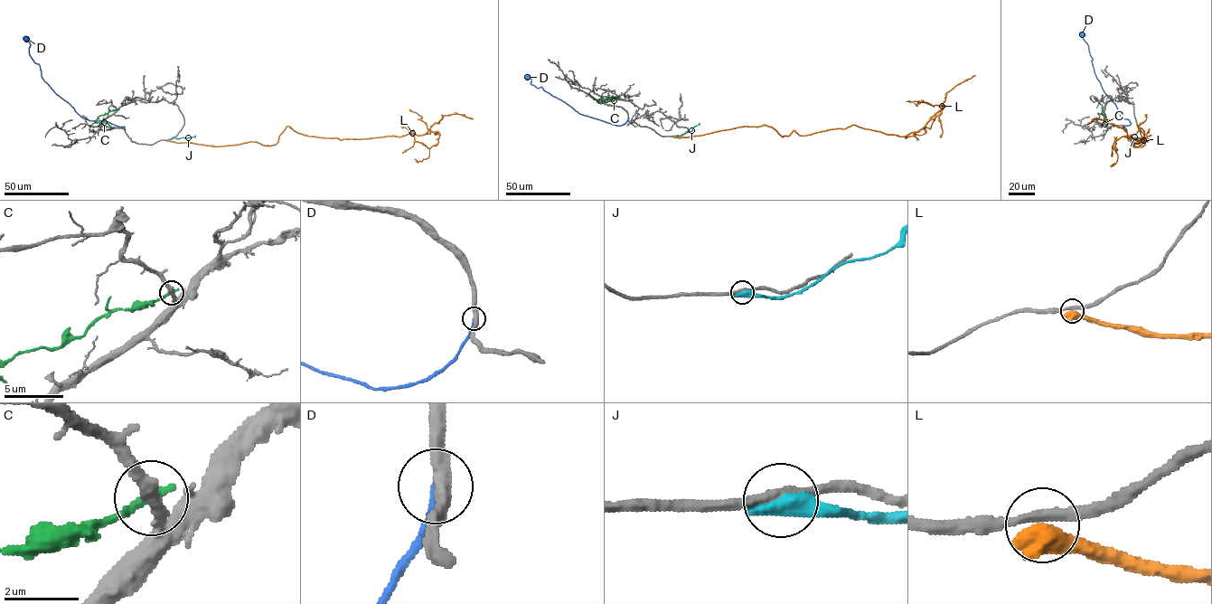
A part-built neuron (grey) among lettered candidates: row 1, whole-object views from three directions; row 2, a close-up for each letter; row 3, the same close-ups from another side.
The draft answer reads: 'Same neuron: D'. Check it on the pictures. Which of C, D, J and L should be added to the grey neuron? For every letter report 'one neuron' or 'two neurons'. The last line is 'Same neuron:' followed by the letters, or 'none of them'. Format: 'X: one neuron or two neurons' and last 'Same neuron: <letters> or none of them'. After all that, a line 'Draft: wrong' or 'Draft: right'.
C: two neurons
D: one neuron
J: two neurons
L: two neurons
Same neuron: D
Draft: right

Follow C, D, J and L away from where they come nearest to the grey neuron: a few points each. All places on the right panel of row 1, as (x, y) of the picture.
C: (1103, 107), (1101, 112), (1106, 120), (1103, 125)
D: (1123, 125), (1131, 122), (1120, 116), (1116, 105), (1104, 92), (1081, 32)
J: (1141, 138), (1129, 136)
L: (1141, 139), (1133, 146), (1145, 144), (1141, 128), (1143, 136), (1134, 142), (1147, 141), (1122, 136), (1112, 156)

